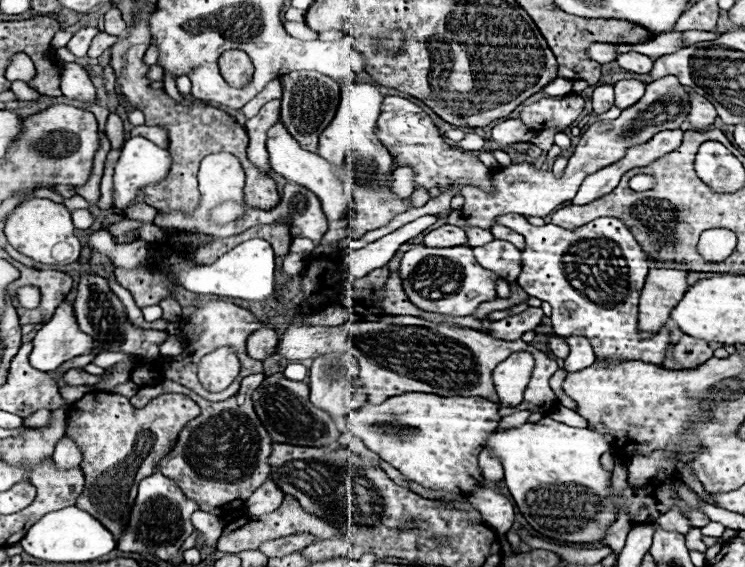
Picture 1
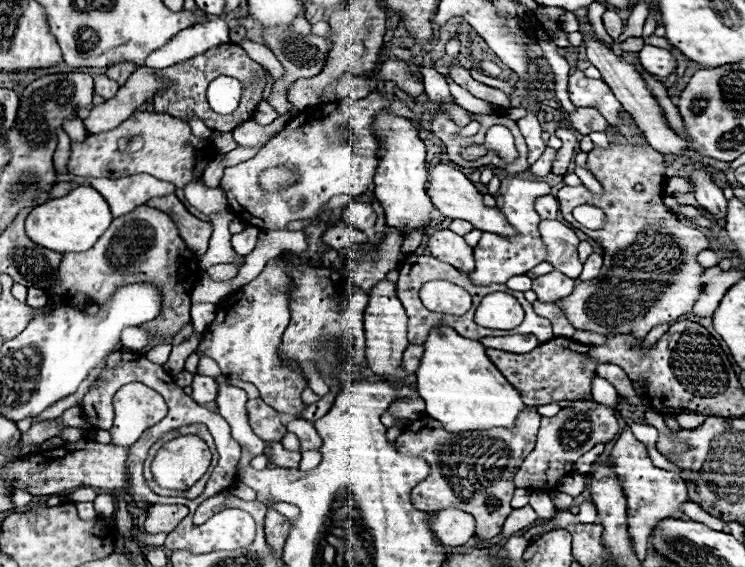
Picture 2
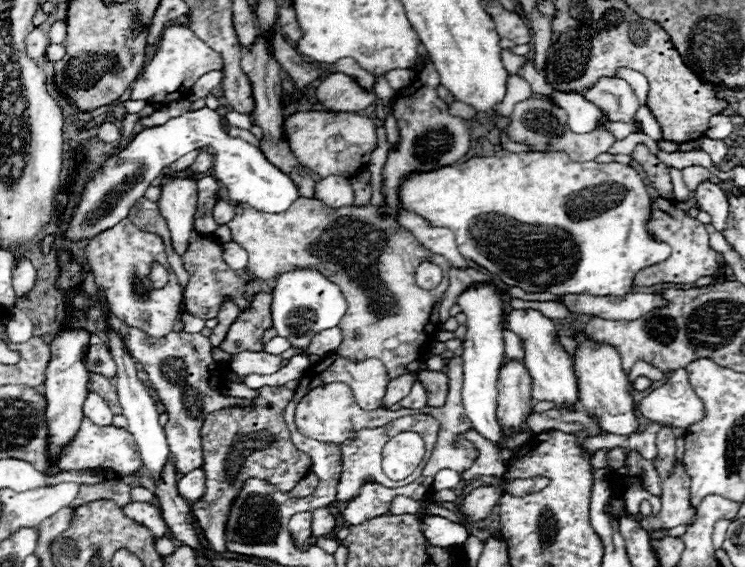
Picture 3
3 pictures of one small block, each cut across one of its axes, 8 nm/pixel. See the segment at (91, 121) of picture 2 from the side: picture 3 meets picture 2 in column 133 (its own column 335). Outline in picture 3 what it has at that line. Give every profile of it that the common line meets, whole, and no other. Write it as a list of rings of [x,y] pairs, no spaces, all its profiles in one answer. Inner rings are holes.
[[[332,74],[328,76],[318,88],[316,88],[316,98],[320,104],[326,106],[328,112],[346,112],[354,114],[358,110],[368,108],[376,96],[372,92],[362,90],[354,80],[350,80],[344,74]]]

